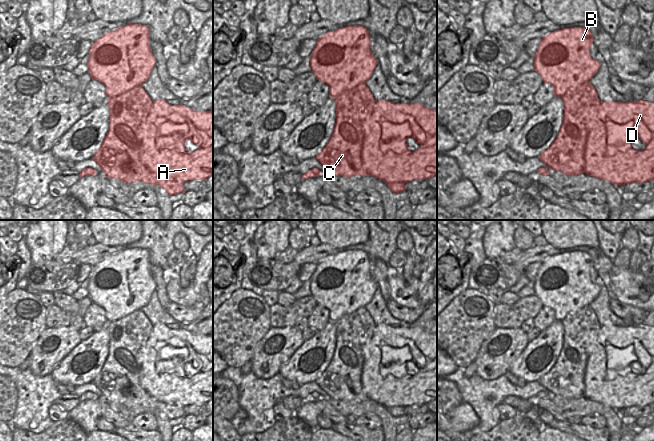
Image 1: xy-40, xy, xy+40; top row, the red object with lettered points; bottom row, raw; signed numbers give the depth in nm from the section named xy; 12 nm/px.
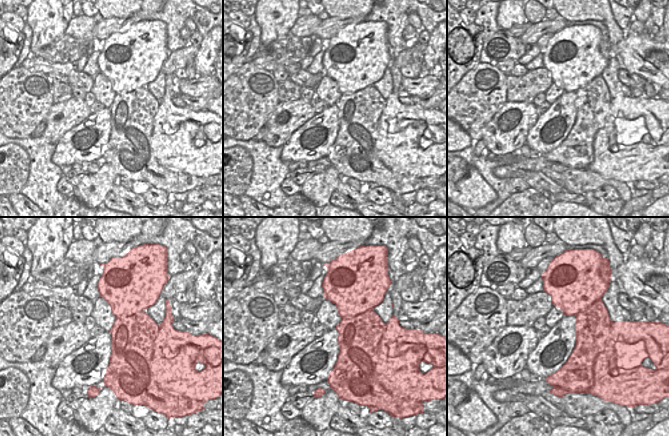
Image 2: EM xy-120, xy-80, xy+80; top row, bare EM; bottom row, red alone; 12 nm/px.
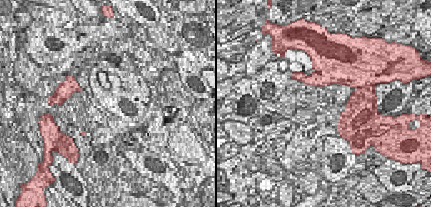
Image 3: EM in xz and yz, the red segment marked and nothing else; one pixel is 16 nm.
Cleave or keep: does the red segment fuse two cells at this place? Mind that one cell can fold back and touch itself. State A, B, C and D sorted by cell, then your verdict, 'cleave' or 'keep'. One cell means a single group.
A C D / B; cleave

